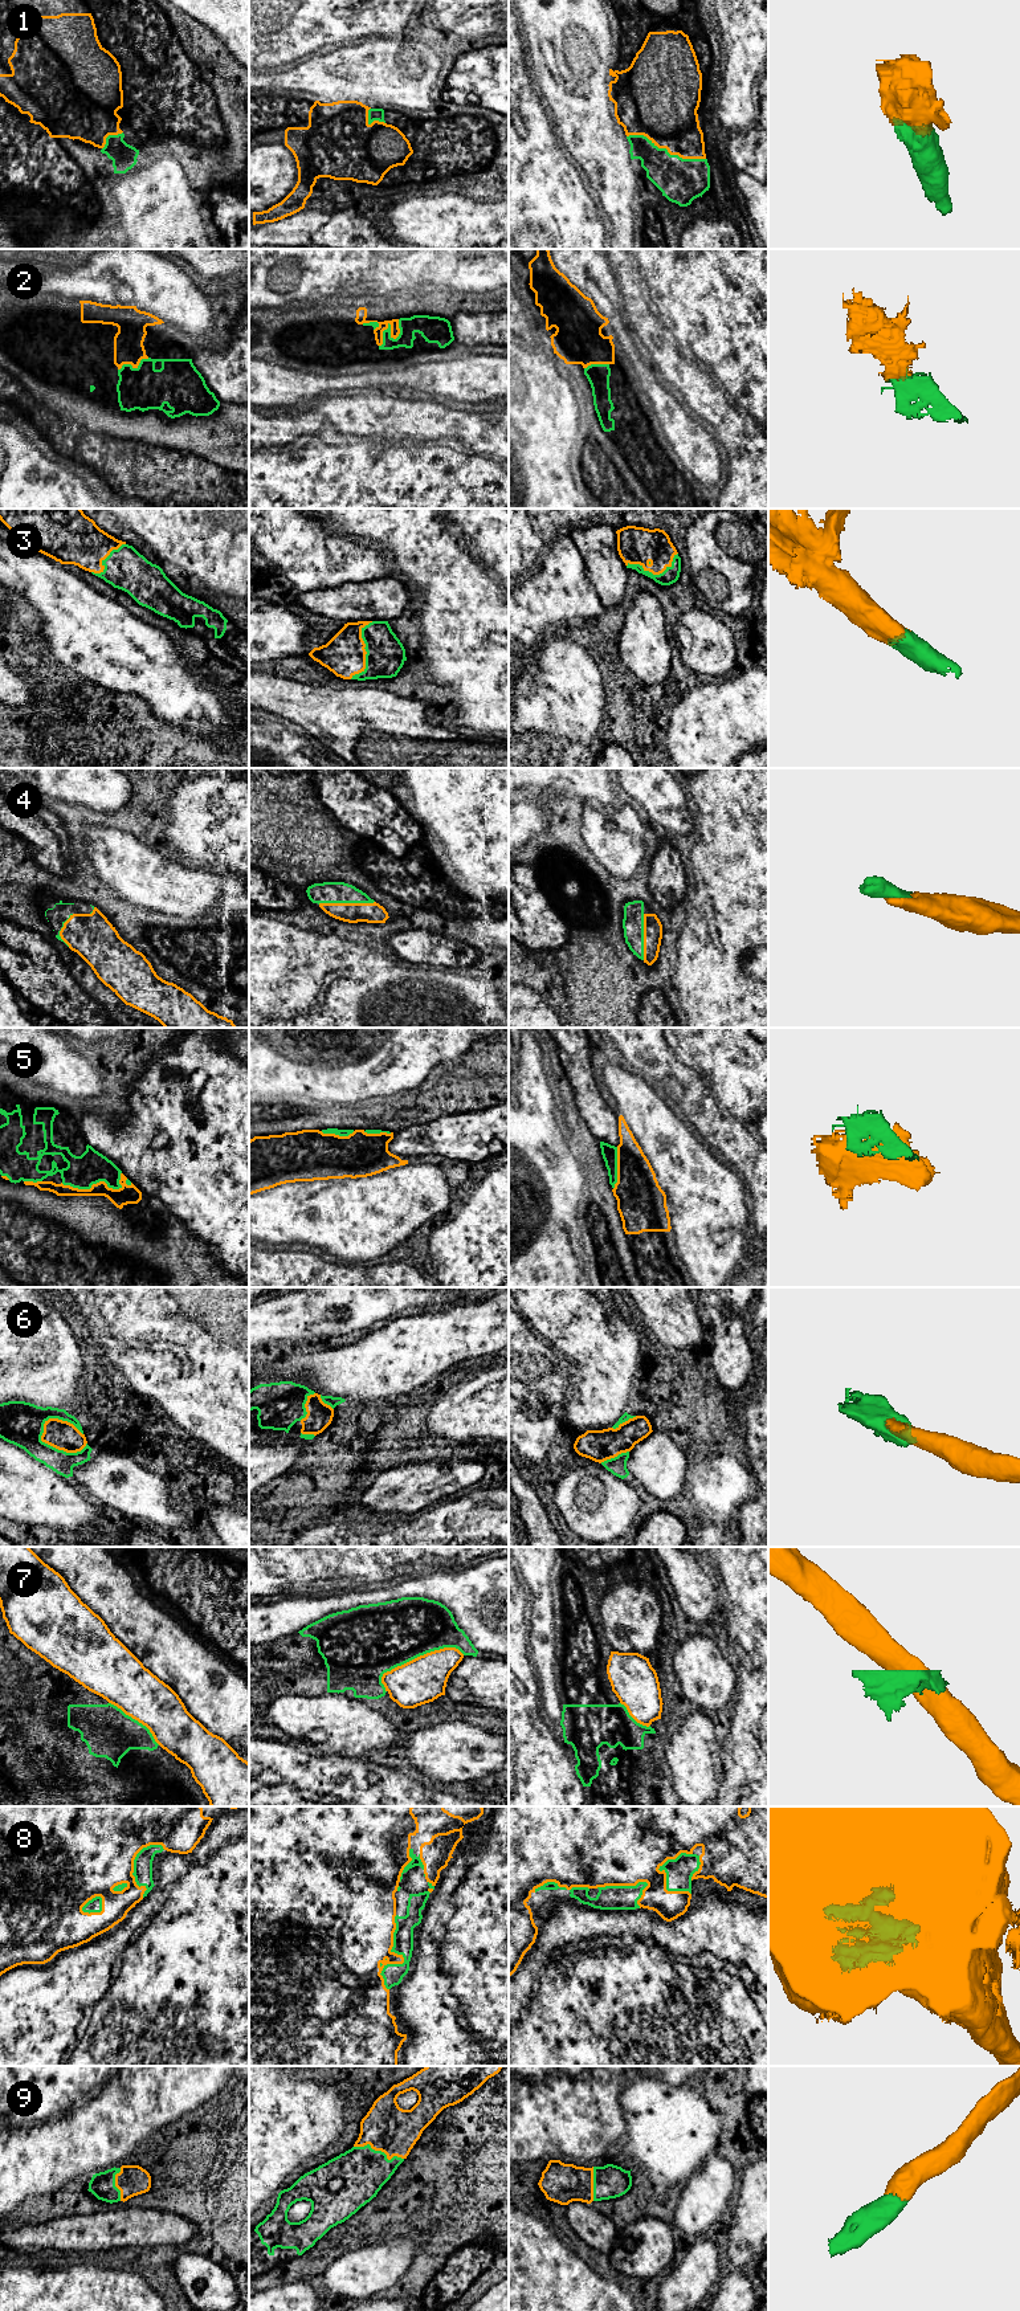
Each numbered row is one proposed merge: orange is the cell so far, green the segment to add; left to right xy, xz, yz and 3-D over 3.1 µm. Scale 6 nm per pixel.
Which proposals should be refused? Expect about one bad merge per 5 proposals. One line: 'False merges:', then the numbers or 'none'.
False merges: 7

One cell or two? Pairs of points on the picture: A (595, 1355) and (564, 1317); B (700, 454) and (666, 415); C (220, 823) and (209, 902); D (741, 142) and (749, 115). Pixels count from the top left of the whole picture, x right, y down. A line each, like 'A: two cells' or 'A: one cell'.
A: one cell
B: one cell
C: two cells
D: two cells

